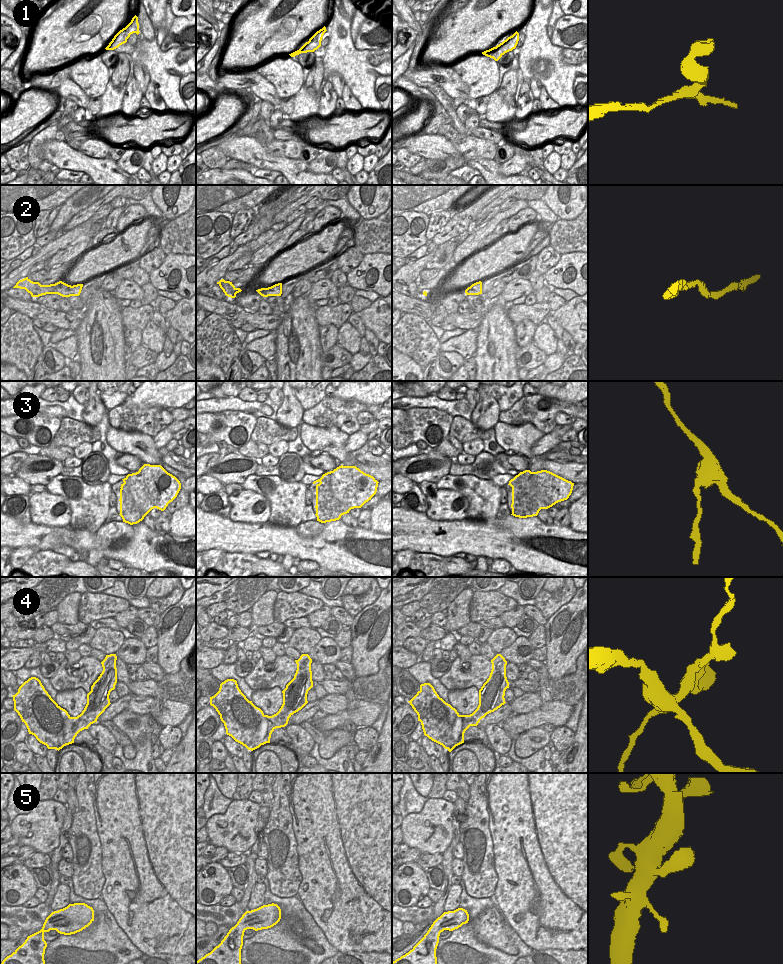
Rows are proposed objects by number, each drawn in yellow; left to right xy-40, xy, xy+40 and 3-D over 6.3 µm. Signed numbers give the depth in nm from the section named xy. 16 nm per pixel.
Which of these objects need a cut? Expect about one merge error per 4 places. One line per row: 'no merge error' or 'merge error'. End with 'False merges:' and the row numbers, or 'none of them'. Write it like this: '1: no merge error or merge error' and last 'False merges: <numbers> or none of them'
1: no merge error
2: no merge error
3: merge error
4: merge error
5: no merge error
False merges: 3, 4

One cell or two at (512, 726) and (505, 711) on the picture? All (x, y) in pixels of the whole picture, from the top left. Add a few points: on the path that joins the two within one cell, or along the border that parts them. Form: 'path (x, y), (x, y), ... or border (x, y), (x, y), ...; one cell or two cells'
border (512, 714), (499, 724); two cells

